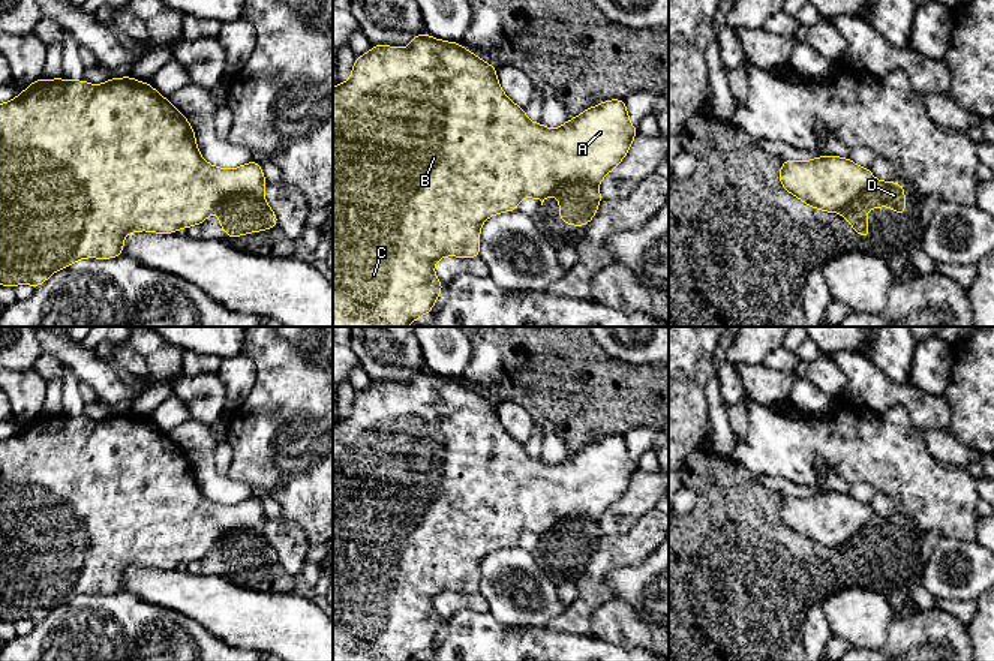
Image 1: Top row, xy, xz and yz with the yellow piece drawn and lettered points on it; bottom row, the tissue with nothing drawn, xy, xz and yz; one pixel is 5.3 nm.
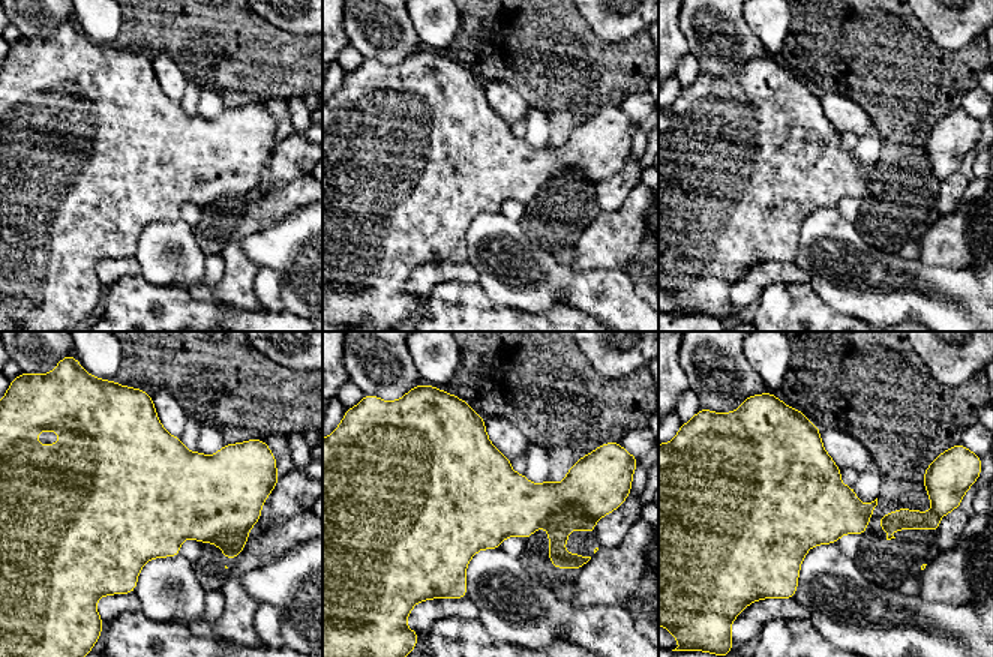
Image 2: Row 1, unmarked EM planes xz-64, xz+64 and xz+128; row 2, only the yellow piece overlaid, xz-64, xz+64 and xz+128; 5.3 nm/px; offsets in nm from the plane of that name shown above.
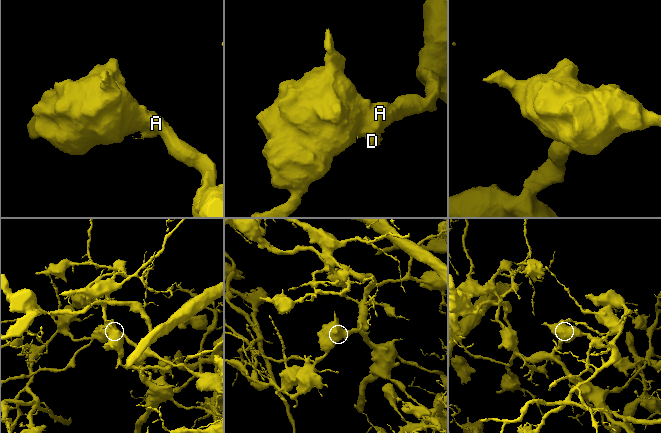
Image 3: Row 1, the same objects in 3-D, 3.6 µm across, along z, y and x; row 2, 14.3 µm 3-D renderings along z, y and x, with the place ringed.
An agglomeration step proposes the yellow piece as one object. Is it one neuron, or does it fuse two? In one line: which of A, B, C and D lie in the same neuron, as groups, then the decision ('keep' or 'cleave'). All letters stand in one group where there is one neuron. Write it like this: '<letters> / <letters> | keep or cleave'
A B C / D | cleave

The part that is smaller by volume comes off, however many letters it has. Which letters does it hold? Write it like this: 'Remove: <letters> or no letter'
Remove: D

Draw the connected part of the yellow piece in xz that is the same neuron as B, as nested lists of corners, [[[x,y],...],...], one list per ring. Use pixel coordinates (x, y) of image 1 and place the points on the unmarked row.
[[[427,369],[414,372],[408,384],[373,381],[366,391],[355,391],[352,409],[345,420],[333,424],[333,661],[409,661],[432,643],[445,624],[433,609],[442,592],[480,592],[480,564],[486,555],[504,547],[517,547],[525,532],[547,534],[567,517],[582,516],[598,520],[616,504],[637,471],[628,456],[622,435],[612,435],[585,445],[561,463],[547,465],[540,457],[526,454],[525,444],[517,442],[502,427],[496,403],[469,388],[460,379],[445,378]]]

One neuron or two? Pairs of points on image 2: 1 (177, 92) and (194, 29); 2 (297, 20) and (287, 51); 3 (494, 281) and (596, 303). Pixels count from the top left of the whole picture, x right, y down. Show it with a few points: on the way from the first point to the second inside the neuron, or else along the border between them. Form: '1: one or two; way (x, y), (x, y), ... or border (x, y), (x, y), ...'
1: two; border (152, 59), (159, 53), (165, 53), (188, 80)
2: two; border (261, 18), (288, 33), (306, 36)
3: one; way (519, 288), (570, 290)

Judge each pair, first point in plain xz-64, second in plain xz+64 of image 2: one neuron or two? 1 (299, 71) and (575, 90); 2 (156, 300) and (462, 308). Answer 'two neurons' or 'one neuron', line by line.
1: one neuron
2: one neuron

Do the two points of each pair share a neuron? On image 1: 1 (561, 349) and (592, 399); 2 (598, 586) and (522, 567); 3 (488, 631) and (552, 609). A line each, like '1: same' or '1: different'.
1: same
2: different
3: different

